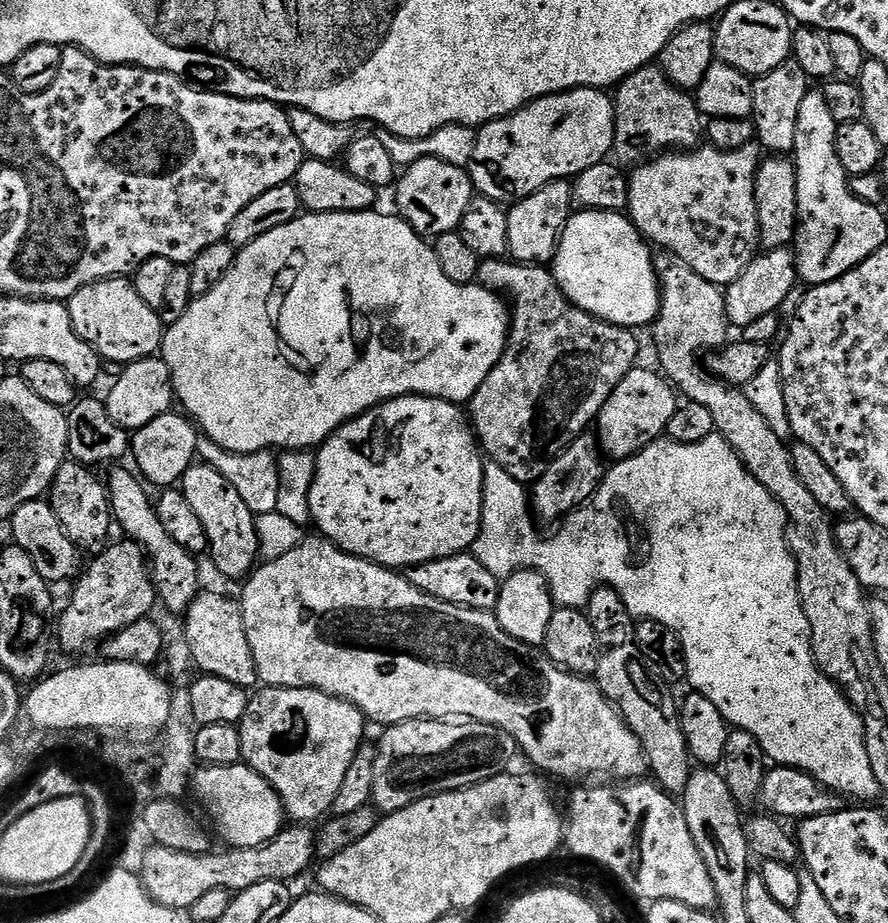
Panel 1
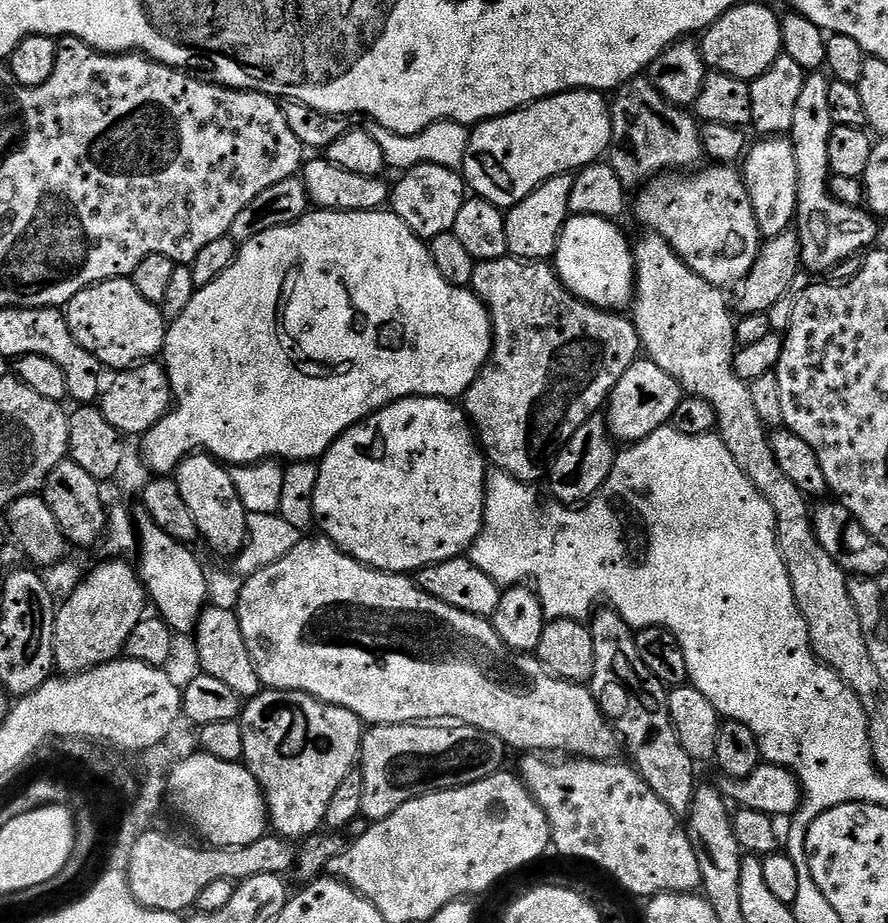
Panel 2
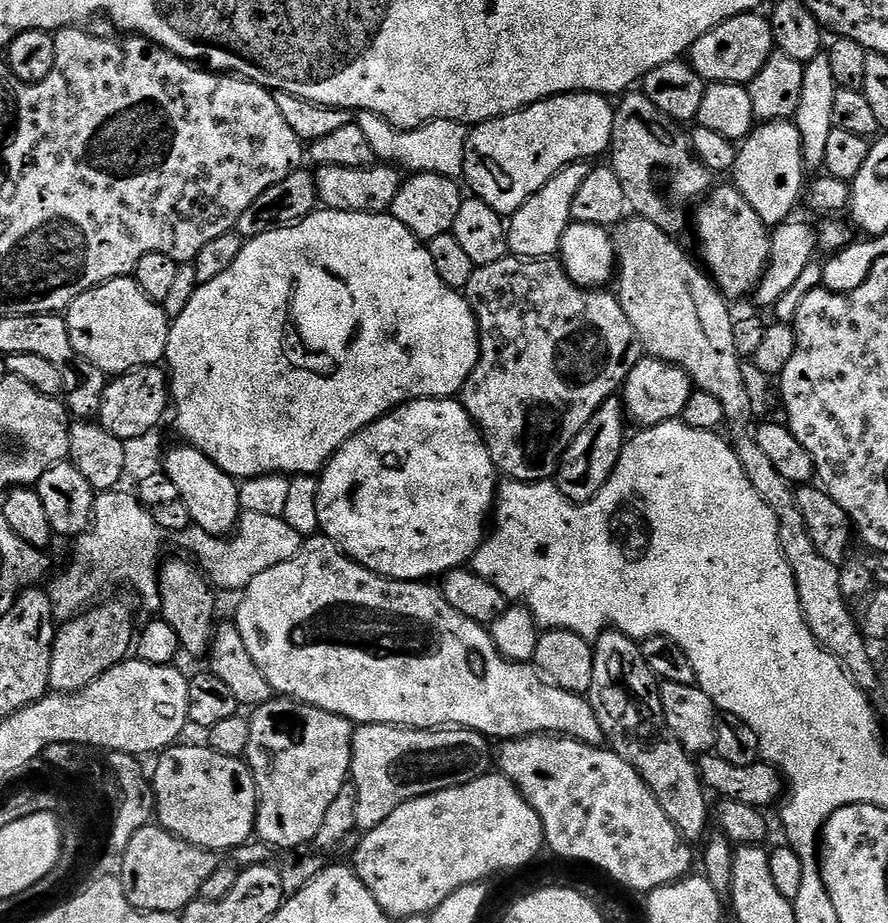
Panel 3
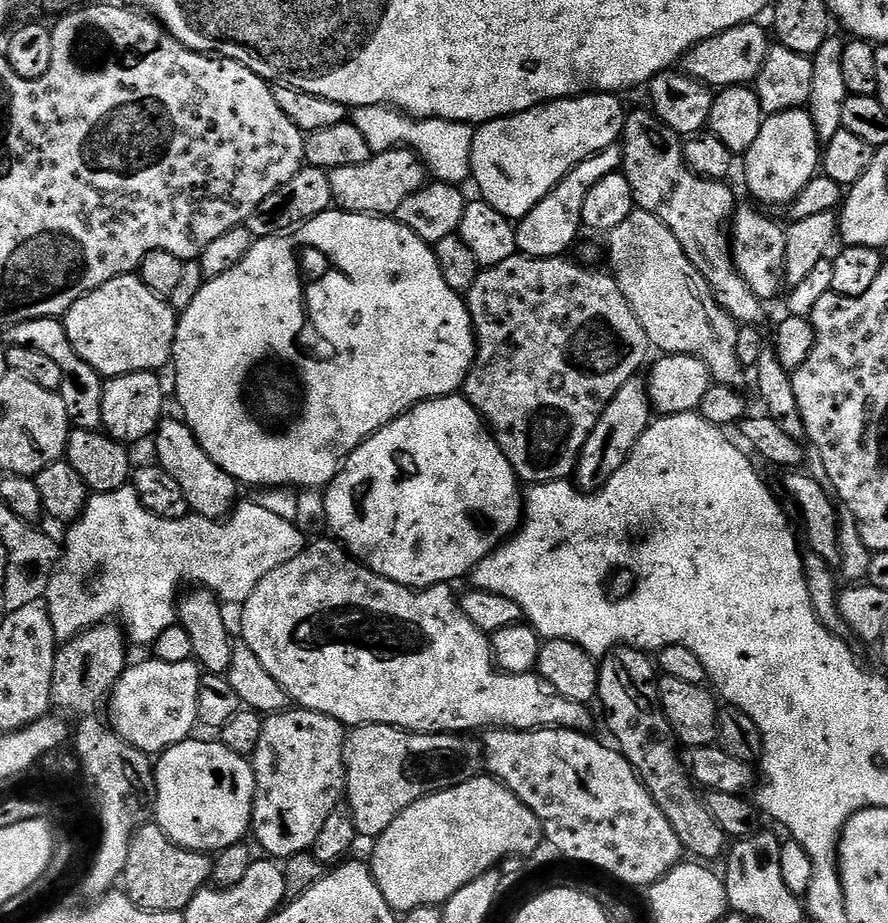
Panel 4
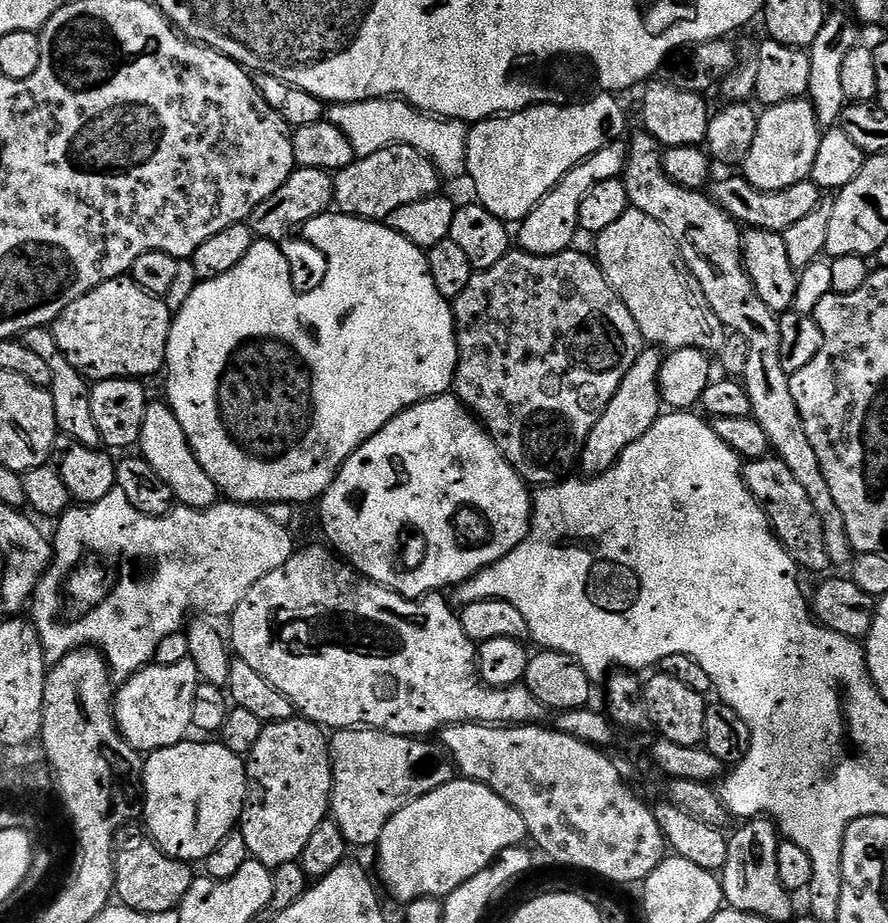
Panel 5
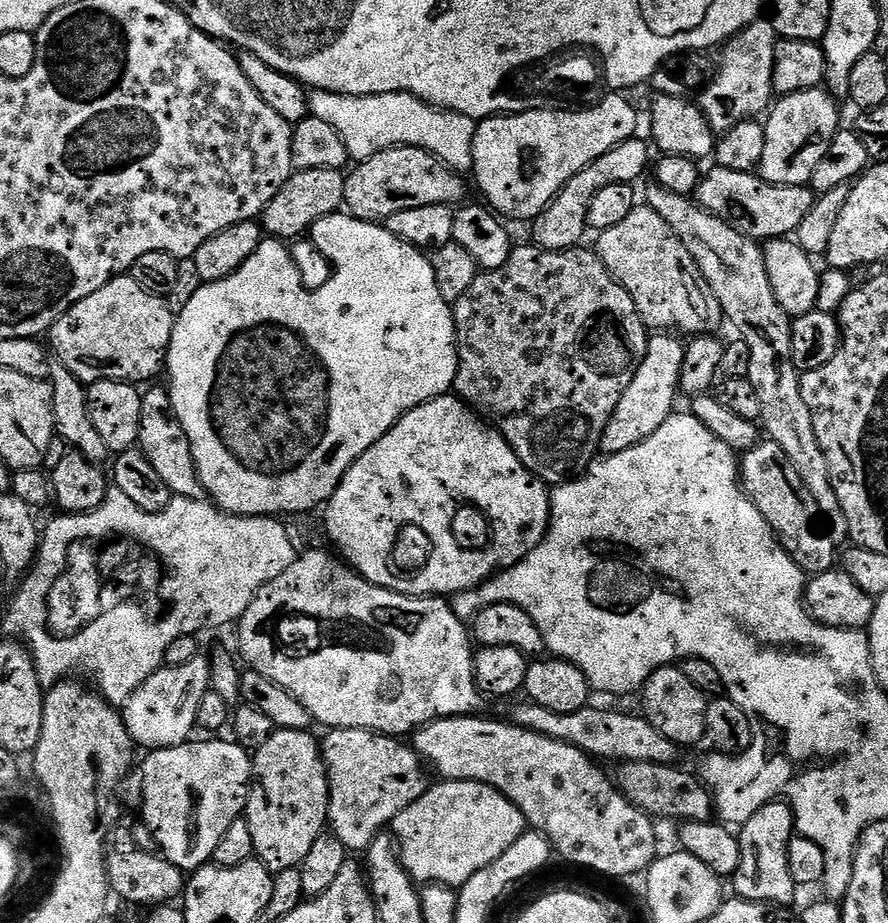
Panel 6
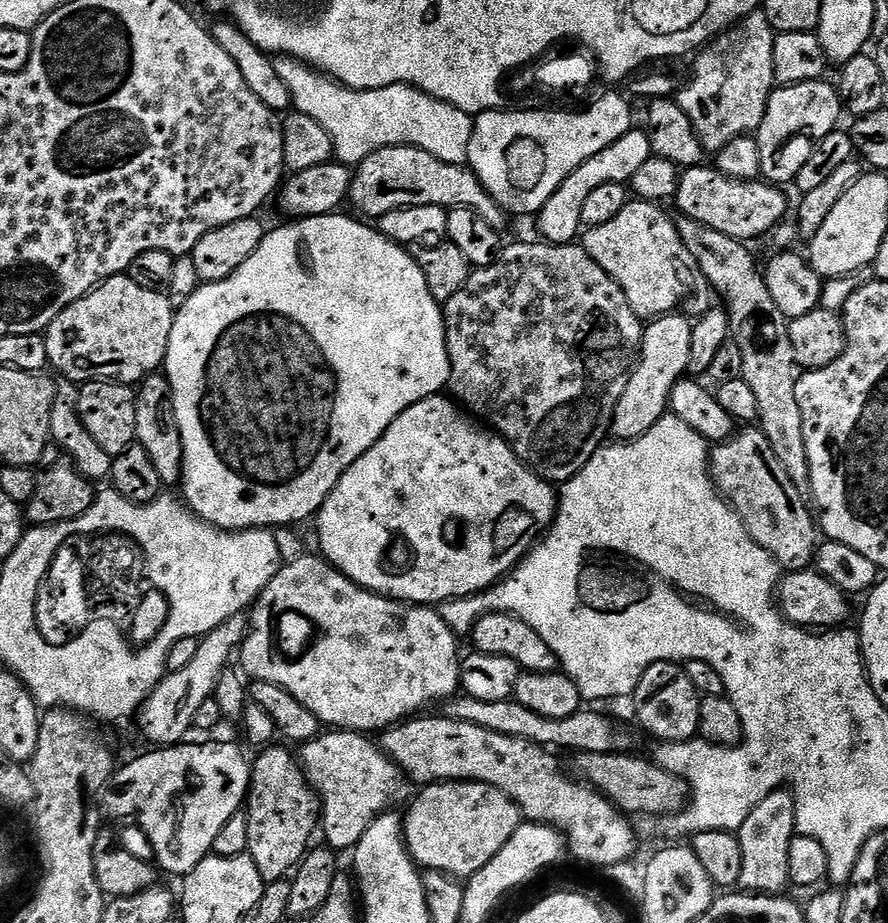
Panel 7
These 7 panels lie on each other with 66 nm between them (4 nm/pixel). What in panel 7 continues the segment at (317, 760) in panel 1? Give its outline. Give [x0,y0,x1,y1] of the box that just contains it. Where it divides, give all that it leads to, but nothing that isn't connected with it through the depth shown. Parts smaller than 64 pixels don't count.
[246,747,318,882]

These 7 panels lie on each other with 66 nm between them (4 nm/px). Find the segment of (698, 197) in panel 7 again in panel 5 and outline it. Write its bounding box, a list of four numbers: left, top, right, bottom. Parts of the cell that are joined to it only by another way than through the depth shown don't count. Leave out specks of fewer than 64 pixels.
[714,174,822,234]

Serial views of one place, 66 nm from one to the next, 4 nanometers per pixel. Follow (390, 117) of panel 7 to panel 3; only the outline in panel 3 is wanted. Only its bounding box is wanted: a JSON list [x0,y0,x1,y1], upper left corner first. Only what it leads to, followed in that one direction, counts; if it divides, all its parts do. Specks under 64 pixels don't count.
[358,112,469,181]

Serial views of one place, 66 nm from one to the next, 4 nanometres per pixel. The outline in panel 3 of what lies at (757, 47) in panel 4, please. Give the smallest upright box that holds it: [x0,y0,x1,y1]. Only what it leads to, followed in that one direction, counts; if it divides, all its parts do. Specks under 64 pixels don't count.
[690,12,773,86]

